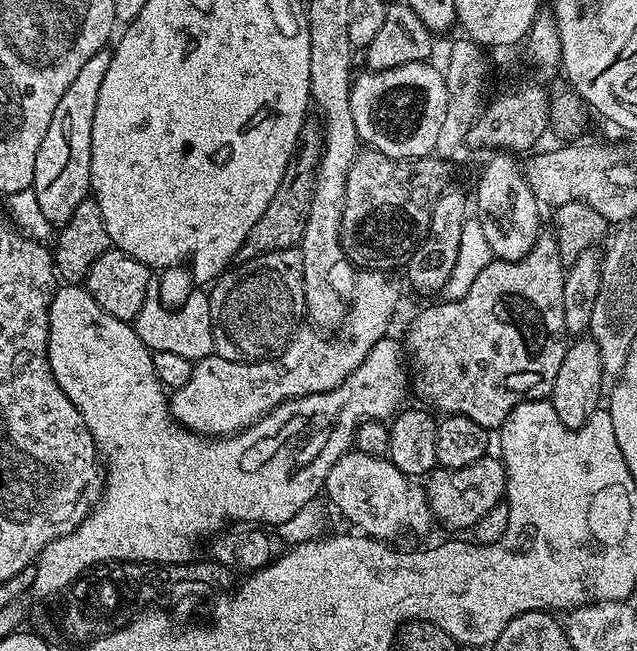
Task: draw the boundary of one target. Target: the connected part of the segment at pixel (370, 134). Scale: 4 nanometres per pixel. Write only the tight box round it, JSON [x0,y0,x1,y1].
[350,62,448,160]

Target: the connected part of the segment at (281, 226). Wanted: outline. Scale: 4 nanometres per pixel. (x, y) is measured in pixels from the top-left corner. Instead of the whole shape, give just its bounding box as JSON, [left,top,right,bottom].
[236,123,323,263]

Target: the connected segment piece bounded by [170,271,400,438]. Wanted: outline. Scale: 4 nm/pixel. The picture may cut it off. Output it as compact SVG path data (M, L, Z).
M361 271L341 340L323 340L312 332L301 331L276 359L245 362L213 354L195 361L190 382L171 393L172 418L205 438L235 436L282 402L337 388L367 358L372 347L389 335L388 323L399 304L400 288L390 277Z

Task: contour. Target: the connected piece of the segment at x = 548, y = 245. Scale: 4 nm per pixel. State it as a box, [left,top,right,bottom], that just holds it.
[406,230,566,430]

